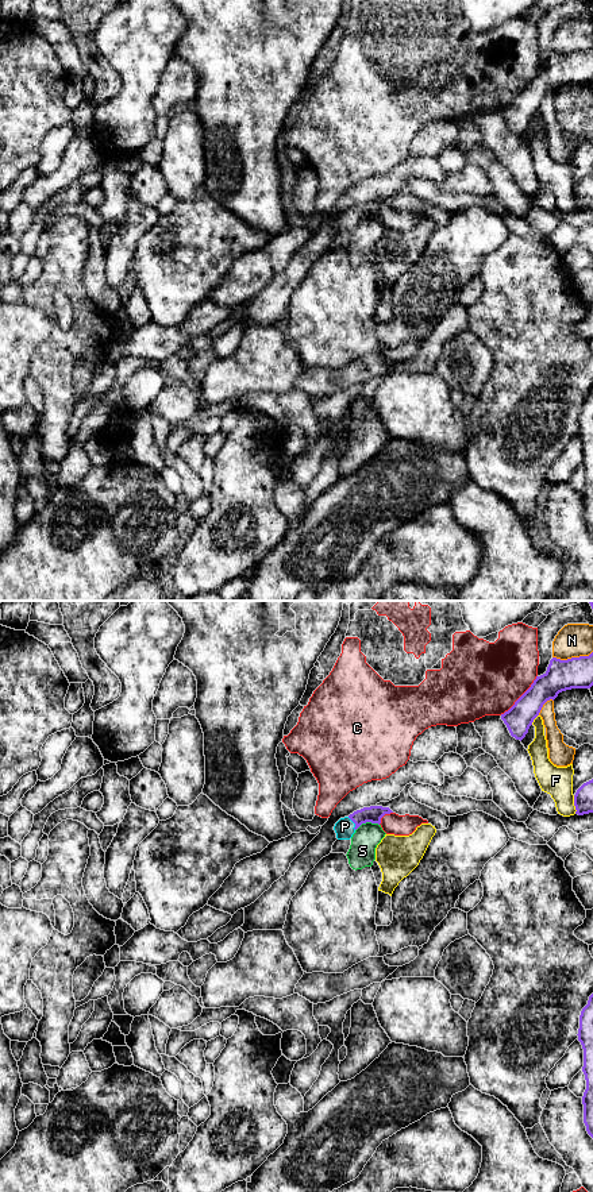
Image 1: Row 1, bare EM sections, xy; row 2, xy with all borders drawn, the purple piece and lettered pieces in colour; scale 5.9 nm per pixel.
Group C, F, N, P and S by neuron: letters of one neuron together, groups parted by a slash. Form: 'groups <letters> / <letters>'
groups C / F / N / P / S

